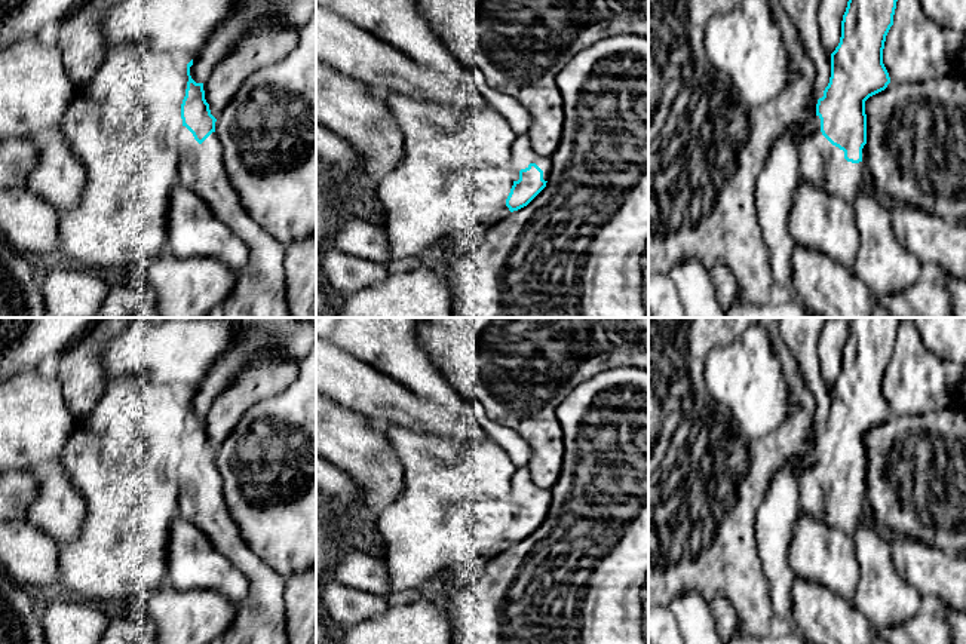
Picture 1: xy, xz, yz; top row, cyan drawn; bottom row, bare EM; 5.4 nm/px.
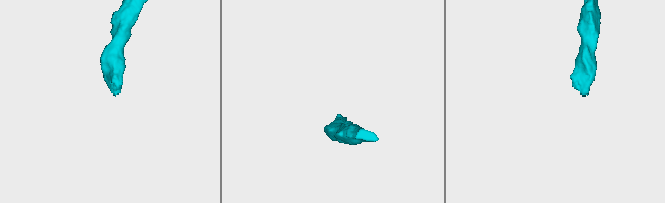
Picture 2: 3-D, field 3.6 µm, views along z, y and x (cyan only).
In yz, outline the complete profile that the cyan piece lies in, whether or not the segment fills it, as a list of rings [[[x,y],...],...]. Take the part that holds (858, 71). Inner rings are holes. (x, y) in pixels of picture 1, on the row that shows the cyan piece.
[[[847,1],[829,83],[798,144],[800,178],[849,205],[867,178],[865,101],[890,83],[883,49],[896,1]]]

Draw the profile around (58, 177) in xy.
[[[58,129],[36,141],[37,162],[25,187],[59,212],[74,208],[86,184],[83,163]]]

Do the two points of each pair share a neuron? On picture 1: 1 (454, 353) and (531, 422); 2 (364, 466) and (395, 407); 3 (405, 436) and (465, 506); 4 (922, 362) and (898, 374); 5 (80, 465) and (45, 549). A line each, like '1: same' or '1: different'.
1: same
2: different
3: same
4: same
5: different

